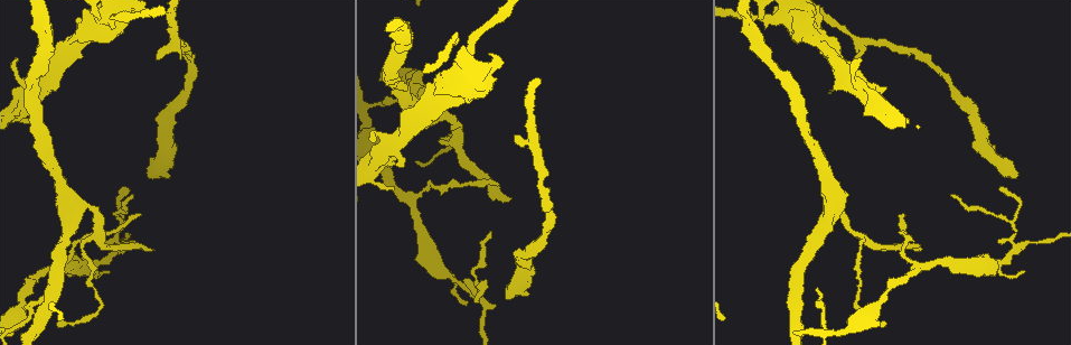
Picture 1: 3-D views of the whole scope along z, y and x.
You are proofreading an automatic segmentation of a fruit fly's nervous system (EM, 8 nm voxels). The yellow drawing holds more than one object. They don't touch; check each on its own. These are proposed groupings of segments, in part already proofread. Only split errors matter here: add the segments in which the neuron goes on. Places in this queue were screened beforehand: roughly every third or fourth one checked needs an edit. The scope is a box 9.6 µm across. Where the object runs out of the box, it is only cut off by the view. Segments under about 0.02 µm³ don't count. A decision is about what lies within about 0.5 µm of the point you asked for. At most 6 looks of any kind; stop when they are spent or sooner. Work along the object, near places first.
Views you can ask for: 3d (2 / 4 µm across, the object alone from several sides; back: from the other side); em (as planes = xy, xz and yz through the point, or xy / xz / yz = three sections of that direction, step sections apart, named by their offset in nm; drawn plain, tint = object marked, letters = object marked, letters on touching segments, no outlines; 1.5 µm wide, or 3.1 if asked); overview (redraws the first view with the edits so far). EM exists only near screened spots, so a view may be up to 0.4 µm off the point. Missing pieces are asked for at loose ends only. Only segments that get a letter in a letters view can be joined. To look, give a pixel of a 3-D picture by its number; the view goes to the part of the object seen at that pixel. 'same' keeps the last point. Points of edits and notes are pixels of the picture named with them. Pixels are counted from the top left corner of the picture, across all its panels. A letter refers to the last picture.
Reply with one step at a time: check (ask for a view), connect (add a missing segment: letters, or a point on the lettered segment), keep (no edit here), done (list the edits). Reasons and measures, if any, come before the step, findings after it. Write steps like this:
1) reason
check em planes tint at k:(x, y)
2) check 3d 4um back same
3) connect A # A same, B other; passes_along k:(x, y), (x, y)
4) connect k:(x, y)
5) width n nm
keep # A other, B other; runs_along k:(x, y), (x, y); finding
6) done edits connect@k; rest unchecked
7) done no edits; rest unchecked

an open end
check 3d 4um at 1:(66, 39)

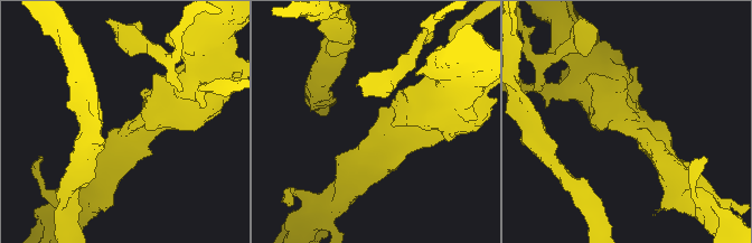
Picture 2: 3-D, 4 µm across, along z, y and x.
check em planes letters at 2:(626, 127)

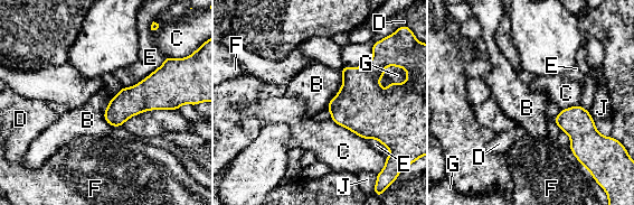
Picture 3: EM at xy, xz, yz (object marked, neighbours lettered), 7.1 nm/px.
keep # B other, C other, D other, E other, F other, G other, J other; border 3:(341, 68), (342, 85), (325, 108); no lettered segment goes on from it

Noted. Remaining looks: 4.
thin end
check em planes letters at 1:(953, 195)

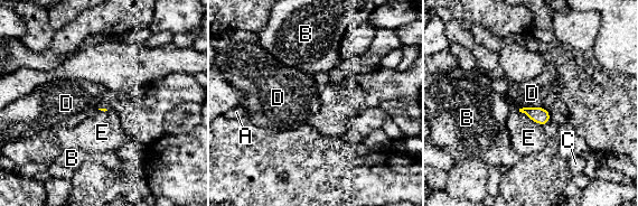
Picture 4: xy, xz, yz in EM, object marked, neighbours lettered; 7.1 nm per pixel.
keep # A other, B other, C other, D other, E other; border 4:(542, 106), (523, 106), (518, 110); no lettered segment goes on from it

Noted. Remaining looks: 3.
free end
check em xy step 4 letters at 1:(1017, 176)

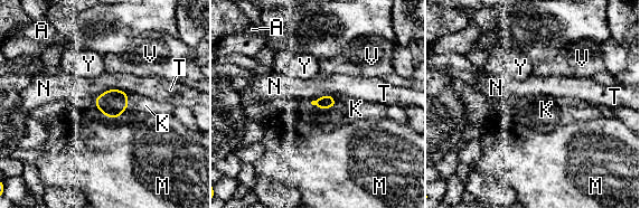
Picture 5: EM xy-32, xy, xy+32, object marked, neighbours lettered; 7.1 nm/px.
connect K # A other, K same, M other, N other, T other, V other, Y other; it goes on there

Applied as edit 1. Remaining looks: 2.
done edits connect@5; rest unchecked

